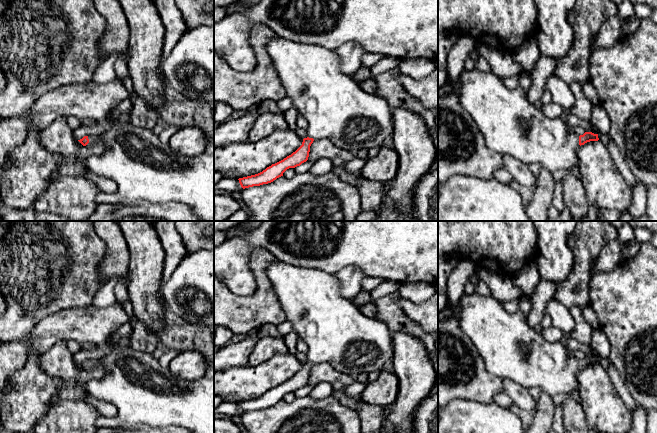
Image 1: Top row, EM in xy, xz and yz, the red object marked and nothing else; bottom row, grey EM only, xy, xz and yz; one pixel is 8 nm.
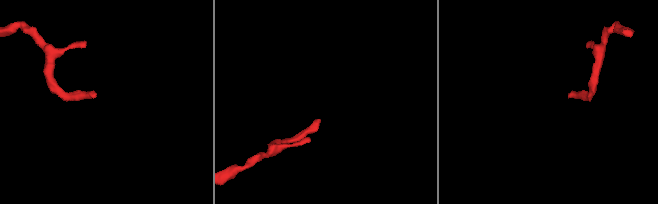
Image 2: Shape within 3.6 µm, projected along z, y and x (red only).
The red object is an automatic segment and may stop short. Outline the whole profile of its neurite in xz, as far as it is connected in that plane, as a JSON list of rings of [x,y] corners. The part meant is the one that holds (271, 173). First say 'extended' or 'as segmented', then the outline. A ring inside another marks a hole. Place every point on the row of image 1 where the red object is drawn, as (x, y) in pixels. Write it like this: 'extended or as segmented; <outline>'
extended; [[[276,36],[266,43],[266,50],[277,71],[287,97],[299,114],[308,122],[307,138],[291,155],[272,164],[262,172],[239,178],[243,189],[268,184],[283,176],[289,168],[306,162],[310,146],[315,139],[327,139],[335,146],[357,153],[361,149],[387,147],[385,142],[393,136],[392,110],[388,103],[376,94],[362,90],[352,76],[342,72],[340,58],[322,46],[293,42]]]

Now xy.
extended; [[[127,115],[110,121],[111,127],[101,135],[88,135],[78,140],[83,146],[102,143],[105,150],[101,155],[93,155],[88,161],[90,172],[115,181],[115,193],[100,192],[96,196],[96,203],[126,205],[131,202],[144,200],[152,204],[177,202],[188,205],[202,221],[214,221],[214,155],[206,152],[196,156],[184,156],[176,153],[169,143],[160,140],[153,130],[135,126],[130,123]]]

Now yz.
extended; [[[474,68],[473,70],[466,70],[463,69],[461,71],[461,74],[459,76],[459,80],[460,80],[460,87],[457,89],[458,91],[458,95],[460,97],[460,102],[461,102],[461,106],[470,114],[470,116],[472,117],[472,119],[474,120],[475,124],[477,125],[477,127],[479,128],[480,132],[483,134],[485,142],[486,142],[486,146],[494,152],[498,152],[501,154],[508,154],[511,155],[515,158],[517,158],[518,160],[522,161],[523,163],[526,163],[528,165],[530,164],[534,164],[534,163],[538,163],[540,164],[543,168],[548,169],[551,172],[563,169],[565,171],[567,171],[568,169],[572,170],[574,167],[578,167],[579,166],[579,159],[577,156],[577,150],[581,145],[584,145],[587,142],[590,141],[598,141],[598,134],[594,134],[592,132],[585,132],[583,135],[577,136],[574,135],[572,133],[570,133],[567,129],[566,126],[566,122],[565,122],[565,118],[549,118],[547,116],[545,116],[543,114],[543,112],[541,111],[540,108],[536,107],[535,105],[533,105],[528,99],[527,96],[525,94],[525,92],[520,88],[517,87],[516,89],[509,89],[507,88],[502,79],[500,77],[498,77],[495,73],[493,73],[492,71],[489,72],[482,72],[477,68]]]

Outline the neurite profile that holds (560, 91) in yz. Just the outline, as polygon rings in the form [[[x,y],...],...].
[[[555,74],[548,78],[545,88],[550,92],[552,101],[559,104],[563,109],[568,110],[574,104],[574,95],[569,84]]]

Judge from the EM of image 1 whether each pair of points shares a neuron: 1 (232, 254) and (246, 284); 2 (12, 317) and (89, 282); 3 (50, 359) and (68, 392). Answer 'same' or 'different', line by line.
1: same
2: same
3: same

